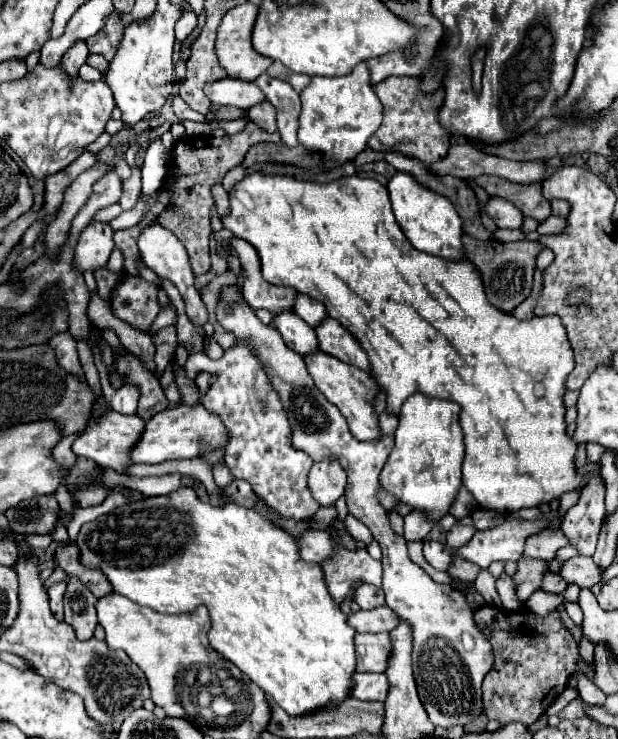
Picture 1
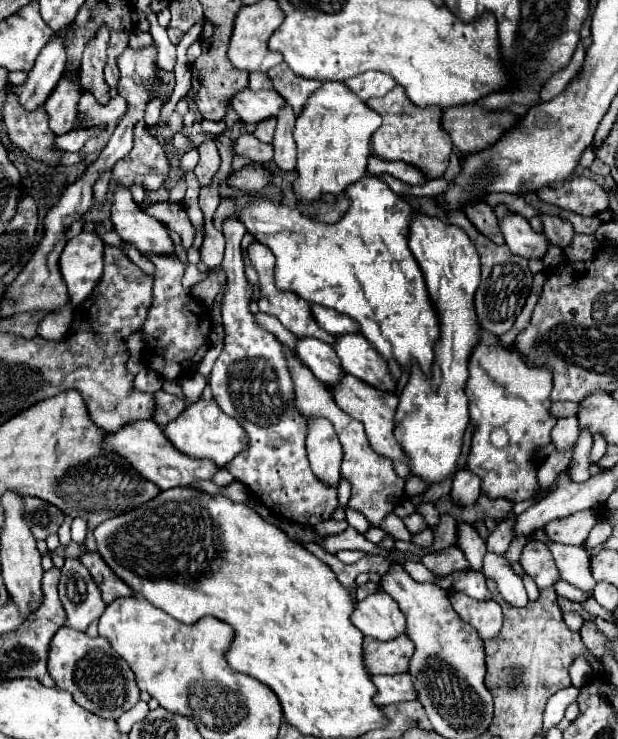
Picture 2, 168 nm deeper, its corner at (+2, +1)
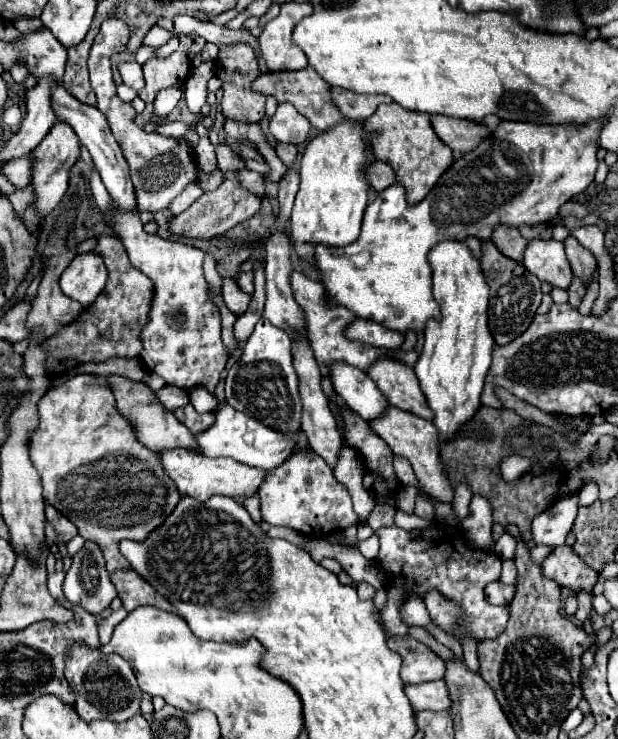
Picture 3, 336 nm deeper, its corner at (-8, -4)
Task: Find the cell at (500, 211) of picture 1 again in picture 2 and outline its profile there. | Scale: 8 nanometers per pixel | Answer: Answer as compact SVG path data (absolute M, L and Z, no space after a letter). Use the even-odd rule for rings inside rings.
M509 214L501 220L501 232L509 250L525 258L543 258L547 254L549 242L543 234L531 230L529 222L519 214Z

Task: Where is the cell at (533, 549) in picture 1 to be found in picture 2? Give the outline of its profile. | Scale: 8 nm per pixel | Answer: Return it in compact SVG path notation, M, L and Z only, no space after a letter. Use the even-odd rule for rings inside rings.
M591 508L591 510L585 510L585 512L579 512L579 514L573 514L573 516L567 516L567 518L561 518L561 520L555 520L555 522L549 522L545 526L545 534L553 540L553 542L561 542L561 544L575 544L575 546L581 546L591 528L597 524L599 518L595 518L597 510Z

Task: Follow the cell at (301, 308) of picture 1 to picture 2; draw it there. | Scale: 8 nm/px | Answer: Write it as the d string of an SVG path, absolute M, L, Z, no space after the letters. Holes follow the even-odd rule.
M313 304L311 310L313 310L313 316L315 316L317 324L321 328L325 328L327 332L335 334L335 336L339 336L339 334L357 334L359 332L359 324L353 318L345 316L345 314L339 314L331 308L323 308L323 306L317 306L317 304Z

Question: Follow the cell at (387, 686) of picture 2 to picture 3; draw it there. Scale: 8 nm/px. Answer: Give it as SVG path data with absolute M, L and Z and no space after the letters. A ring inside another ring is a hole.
M429 681L419 685L405 685L405 695L411 701L411 707L415 711L445 711L451 705L451 699L447 695L447 687L443 681Z

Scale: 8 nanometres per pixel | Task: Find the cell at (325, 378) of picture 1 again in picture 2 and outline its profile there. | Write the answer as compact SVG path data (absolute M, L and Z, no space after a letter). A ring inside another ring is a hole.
M345 374L341 384L337 388L333 388L333 394L337 398L337 404L343 408L343 412L347 412L351 418L359 420L363 426L365 426L365 434L367 434L367 440L369 444L381 452L383 456L391 458L393 462L403 462L403 464L409 464L409 458L405 456L401 444L395 440L393 436L393 428L395 428L395 410L397 410L397 404L399 404L399 398L391 392L383 392L383 390L377 390L377 388L371 388L369 384L357 380L355 376L351 374Z

